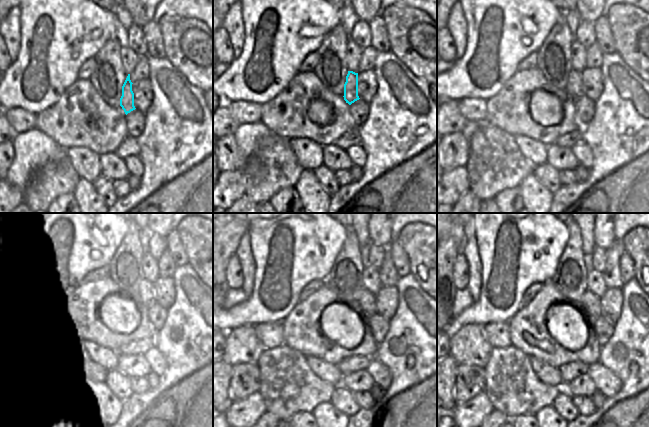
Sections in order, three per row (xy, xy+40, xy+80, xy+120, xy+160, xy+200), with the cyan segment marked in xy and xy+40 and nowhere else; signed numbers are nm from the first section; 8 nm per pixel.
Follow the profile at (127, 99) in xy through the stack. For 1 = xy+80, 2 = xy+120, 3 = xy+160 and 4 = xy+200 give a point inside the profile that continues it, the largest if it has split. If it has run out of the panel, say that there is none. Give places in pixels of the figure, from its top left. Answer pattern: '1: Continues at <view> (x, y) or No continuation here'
1: Continues at xy+80 (574, 90)
2: Continues at xy+120 (137, 305)
3: Continues at xy+160 (366, 307)
4: Continues at xy+200 (590, 306).

